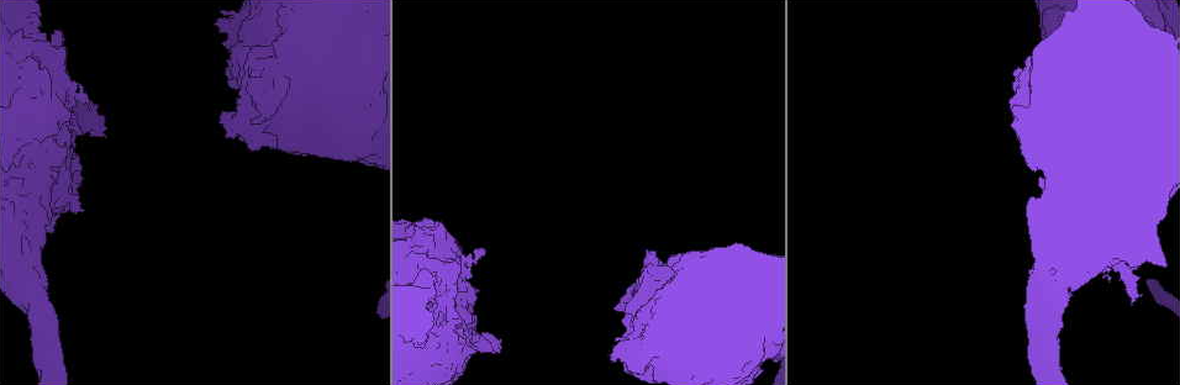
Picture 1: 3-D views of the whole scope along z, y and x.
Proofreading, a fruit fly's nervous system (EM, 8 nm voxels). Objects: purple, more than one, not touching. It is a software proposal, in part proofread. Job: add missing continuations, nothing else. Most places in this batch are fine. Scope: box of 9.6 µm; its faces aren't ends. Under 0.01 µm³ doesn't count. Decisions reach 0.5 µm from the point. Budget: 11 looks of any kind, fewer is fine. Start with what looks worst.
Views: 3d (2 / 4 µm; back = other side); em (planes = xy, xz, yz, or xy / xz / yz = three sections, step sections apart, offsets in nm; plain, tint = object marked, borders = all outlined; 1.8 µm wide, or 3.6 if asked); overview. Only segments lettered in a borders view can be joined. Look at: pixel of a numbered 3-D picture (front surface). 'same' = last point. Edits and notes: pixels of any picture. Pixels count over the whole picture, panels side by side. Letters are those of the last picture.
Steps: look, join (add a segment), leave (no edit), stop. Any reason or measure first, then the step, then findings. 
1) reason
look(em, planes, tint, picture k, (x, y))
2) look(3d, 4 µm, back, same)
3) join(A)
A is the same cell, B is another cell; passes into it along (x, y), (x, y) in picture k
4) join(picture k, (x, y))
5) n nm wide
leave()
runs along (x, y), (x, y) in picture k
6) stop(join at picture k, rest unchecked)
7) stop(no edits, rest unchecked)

free end
look(3d, 4 µm, picture 1, (79, 209))

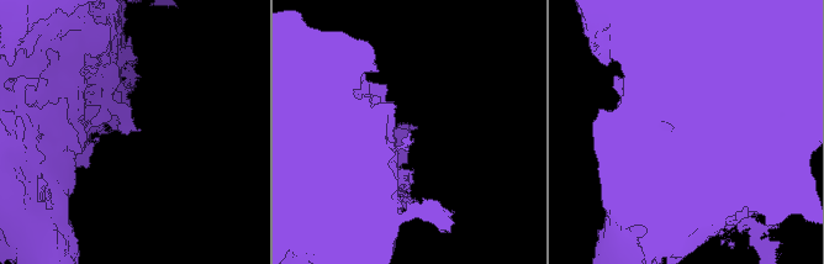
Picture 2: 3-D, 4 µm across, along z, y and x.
shape alone is not enough
look(em, planes, borders, picture 2, (139, 128))

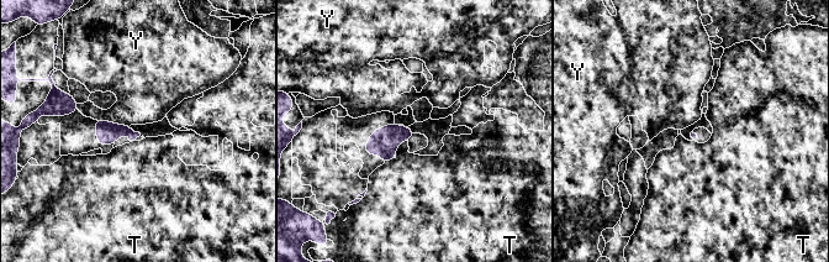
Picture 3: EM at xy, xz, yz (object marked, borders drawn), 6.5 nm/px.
leave()
T and Y are other cells; no lettered segment goes on from it

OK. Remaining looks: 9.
closes a loop
look(em, xz, step 8, tint, picture 1, (73, 97))

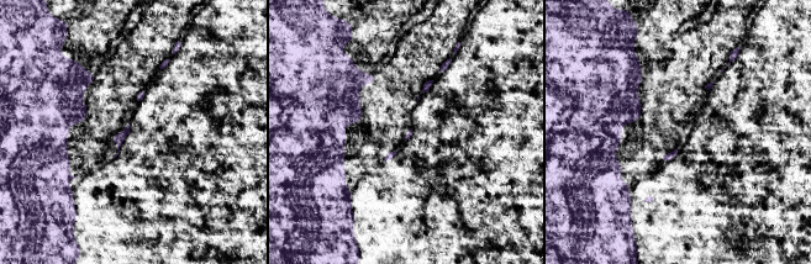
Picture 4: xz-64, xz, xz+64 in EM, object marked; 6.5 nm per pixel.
another direction
look(em, planes, borders, same)

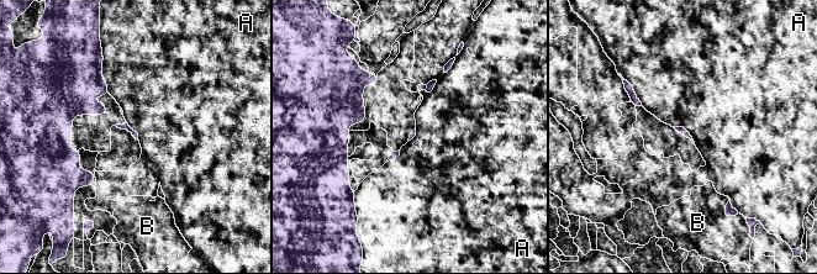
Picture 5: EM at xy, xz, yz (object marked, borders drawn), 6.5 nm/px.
40 nm wide; A touches over 260 nm
leave()
A and B are other cells; none of them fits

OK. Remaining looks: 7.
branch stops here
look(em, planes, borders, picture 1, (655, 252))

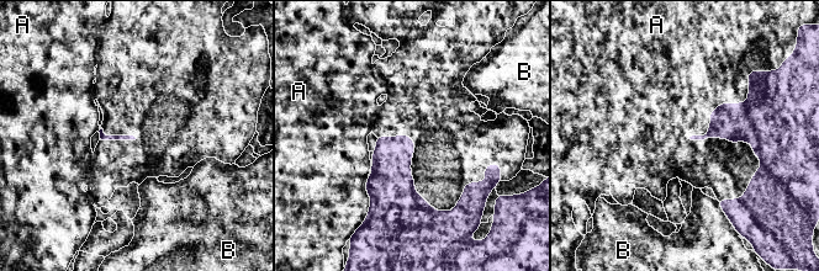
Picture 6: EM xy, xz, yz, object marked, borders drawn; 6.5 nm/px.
leave()
A and B are other cells; border along (748, 76), (717, 200) in picture 6; no lettered segment goes on from it

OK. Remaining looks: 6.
closes a loop
look(3d, 4 µm, picture 1, (1117, 265))

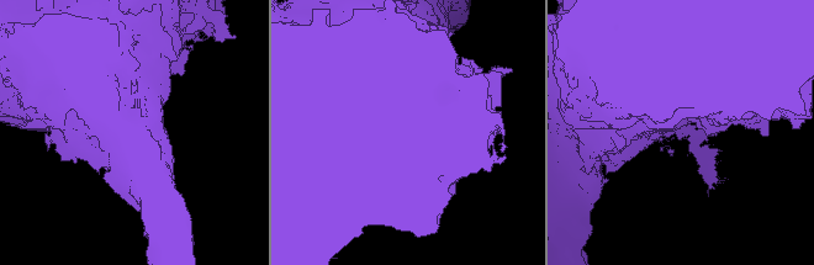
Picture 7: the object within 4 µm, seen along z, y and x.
look(em, 3.6 µm, planes, borders, picture 7, (682, 127))

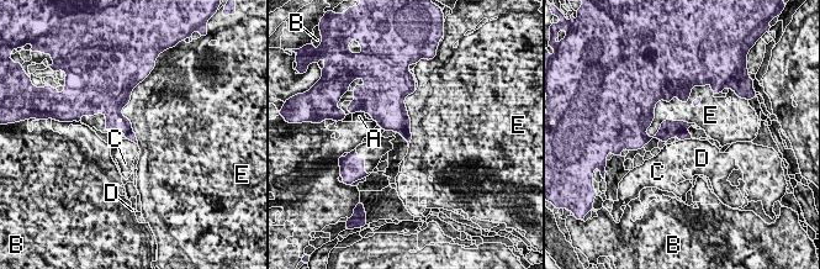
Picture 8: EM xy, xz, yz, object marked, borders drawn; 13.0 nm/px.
200 nm wide
leave()
A, B, C, D and E are other cells; border along (692, 90), (659, 100), (645, 133) in picture 8; none of them fits

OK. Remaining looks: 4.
stop(no edits, rest unchecked)

